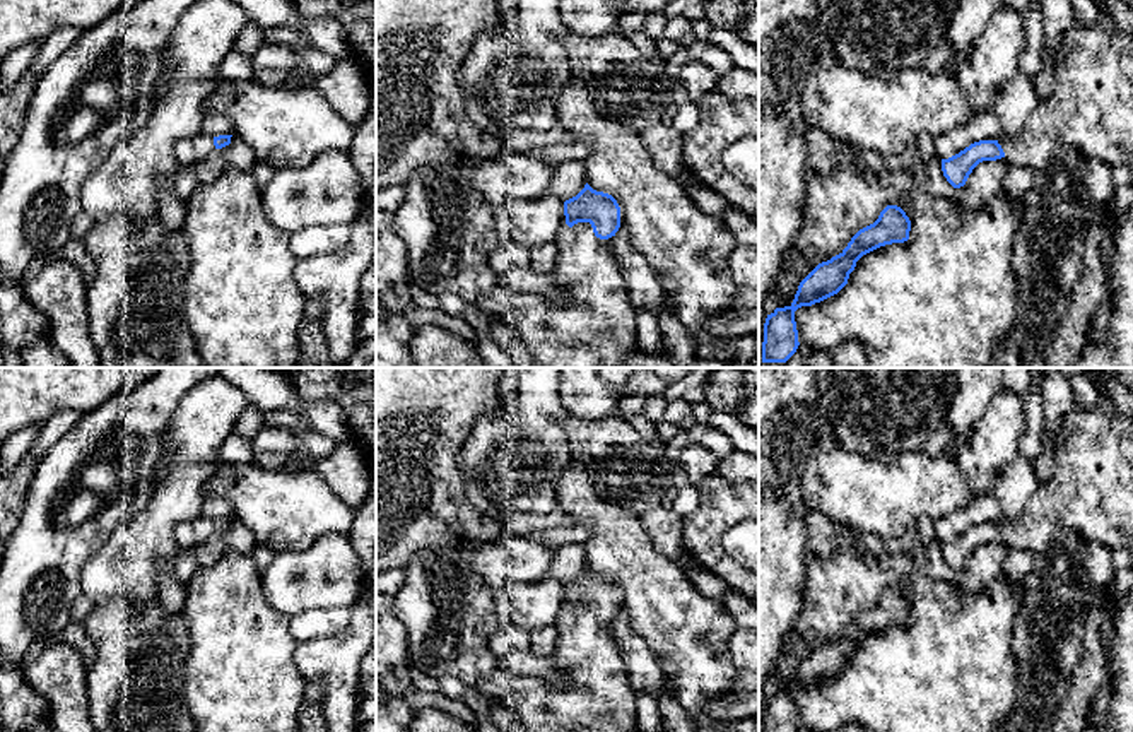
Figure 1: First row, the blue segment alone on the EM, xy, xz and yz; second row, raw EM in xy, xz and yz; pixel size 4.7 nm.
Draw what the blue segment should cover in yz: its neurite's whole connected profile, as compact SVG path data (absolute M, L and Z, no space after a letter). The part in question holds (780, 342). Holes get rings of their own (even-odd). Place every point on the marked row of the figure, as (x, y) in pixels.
M887 205L878 219L860 229L848 246L819 263L798 286L790 306L776 308L764 323L762 363L786 363L798 349L795 311L837 294L854 270L856 262L885 245L909 239L911 221L897 205Z

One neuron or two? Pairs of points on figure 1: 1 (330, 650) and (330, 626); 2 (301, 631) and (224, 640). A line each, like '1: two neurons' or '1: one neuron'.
1: two neurons
2: two neurons

